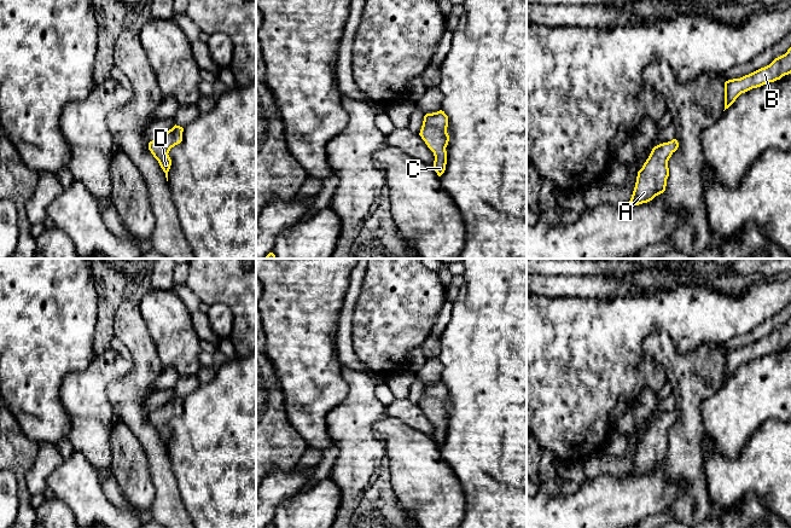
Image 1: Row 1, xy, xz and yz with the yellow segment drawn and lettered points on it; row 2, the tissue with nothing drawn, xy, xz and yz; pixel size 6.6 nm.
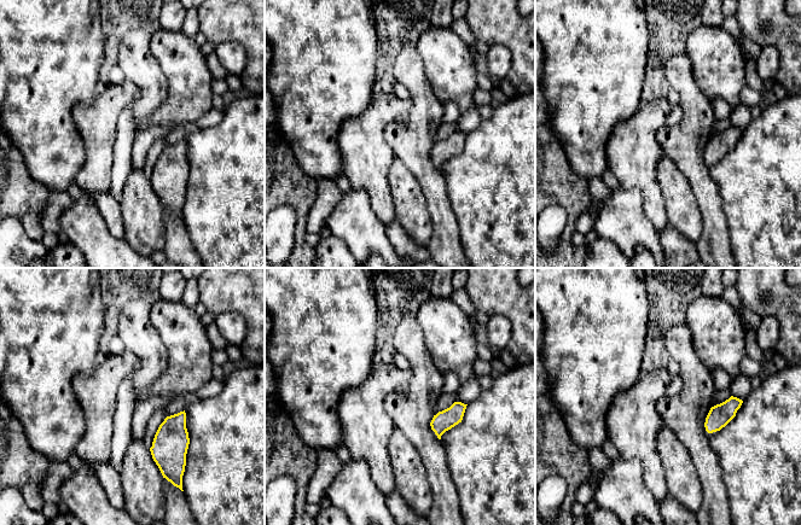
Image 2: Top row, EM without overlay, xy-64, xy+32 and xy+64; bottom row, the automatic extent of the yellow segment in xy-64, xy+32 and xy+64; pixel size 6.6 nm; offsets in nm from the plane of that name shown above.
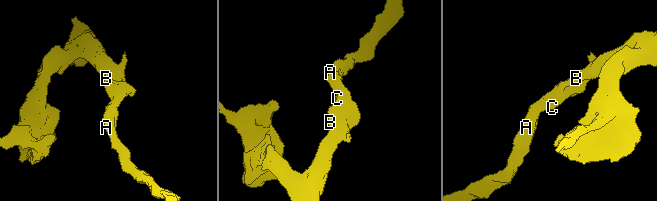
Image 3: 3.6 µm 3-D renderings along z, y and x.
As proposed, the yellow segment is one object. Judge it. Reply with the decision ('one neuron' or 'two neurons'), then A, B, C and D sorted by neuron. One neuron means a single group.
one neuron; groups A B C D

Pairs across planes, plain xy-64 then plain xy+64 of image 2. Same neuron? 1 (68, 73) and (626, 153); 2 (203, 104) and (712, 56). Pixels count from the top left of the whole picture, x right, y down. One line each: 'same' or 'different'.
1: different
2: same

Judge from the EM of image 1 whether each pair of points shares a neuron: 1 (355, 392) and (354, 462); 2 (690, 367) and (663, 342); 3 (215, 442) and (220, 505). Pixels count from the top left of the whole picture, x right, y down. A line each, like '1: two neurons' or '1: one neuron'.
1: one neuron
2: one neuron
3: one neuron

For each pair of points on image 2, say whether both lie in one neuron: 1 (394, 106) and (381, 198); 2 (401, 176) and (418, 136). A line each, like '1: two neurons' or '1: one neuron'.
1: one neuron
2: two neurons

